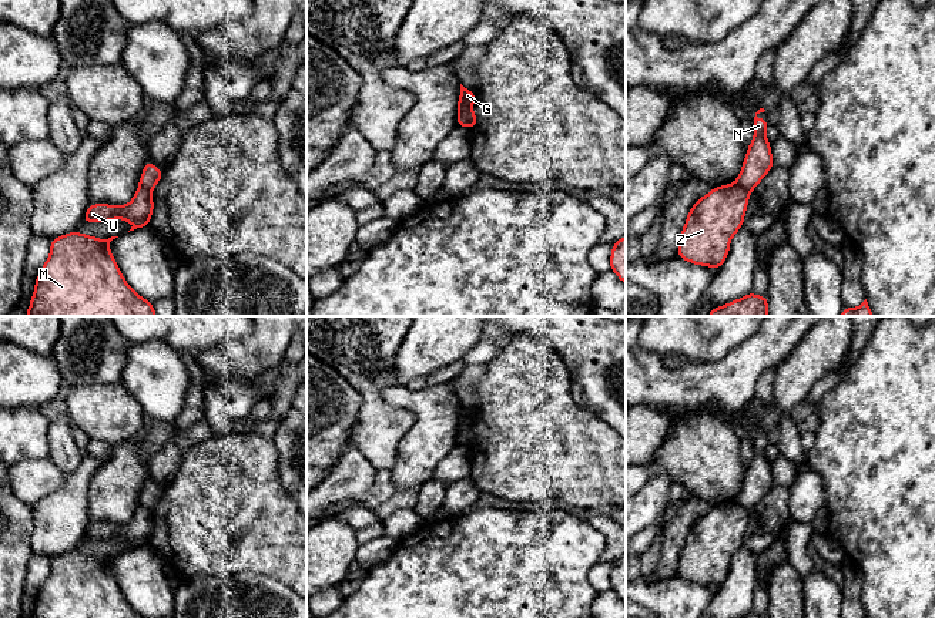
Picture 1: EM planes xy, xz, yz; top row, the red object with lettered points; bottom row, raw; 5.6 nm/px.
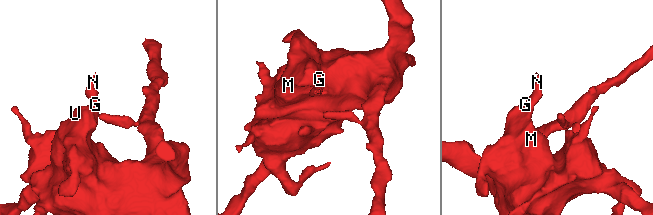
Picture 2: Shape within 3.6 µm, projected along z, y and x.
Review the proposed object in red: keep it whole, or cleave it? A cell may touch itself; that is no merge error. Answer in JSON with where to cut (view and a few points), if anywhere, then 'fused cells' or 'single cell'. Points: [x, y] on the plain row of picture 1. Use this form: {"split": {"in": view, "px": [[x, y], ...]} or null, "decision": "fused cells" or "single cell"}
{"split": {"in": "yz", "px": [[734, 501], [739, 501], [748, 511]]}, "decision": "fused cells"}

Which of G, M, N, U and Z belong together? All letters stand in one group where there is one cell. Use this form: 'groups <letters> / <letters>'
groups G M U Z / N

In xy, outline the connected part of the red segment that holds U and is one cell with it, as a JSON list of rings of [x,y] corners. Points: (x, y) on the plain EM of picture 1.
[[[138,506],[133,518],[127,524],[110,524],[110,523],[90,523],[87,527],[83,541],[110,541],[114,538],[123,538],[131,541],[130,550],[137,547],[150,545],[150,538],[154,531],[153,511]]]

